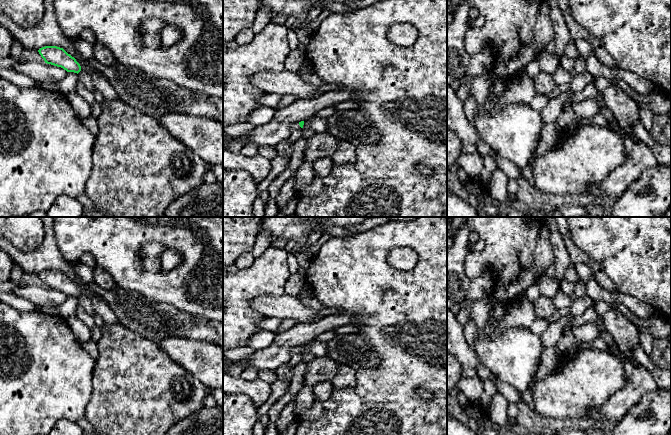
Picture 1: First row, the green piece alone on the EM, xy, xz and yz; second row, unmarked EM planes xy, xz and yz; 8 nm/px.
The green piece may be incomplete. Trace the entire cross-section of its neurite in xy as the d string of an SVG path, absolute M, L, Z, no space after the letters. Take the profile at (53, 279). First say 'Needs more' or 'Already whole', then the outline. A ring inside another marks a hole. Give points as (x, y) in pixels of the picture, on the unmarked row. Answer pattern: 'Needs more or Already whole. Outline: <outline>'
Already whole. Outline: M45 270L40 272L38 276L47 288L61 291L67 296L78 298L81 295L80 288L63 272L57 270Z

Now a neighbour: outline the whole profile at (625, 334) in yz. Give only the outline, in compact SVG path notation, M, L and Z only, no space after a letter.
M615 309L607 311L602 319L605 330L612 336L616 345L615 348L609 345L607 350L622 361L628 382L624 388L612 394L600 409L593 411L586 418L592 419L594 423L609 421L618 423L643 395L653 392L657 388L657 385L648 370L641 365L637 366L634 364L636 361L634 357L634 347L640 342L638 328Z

